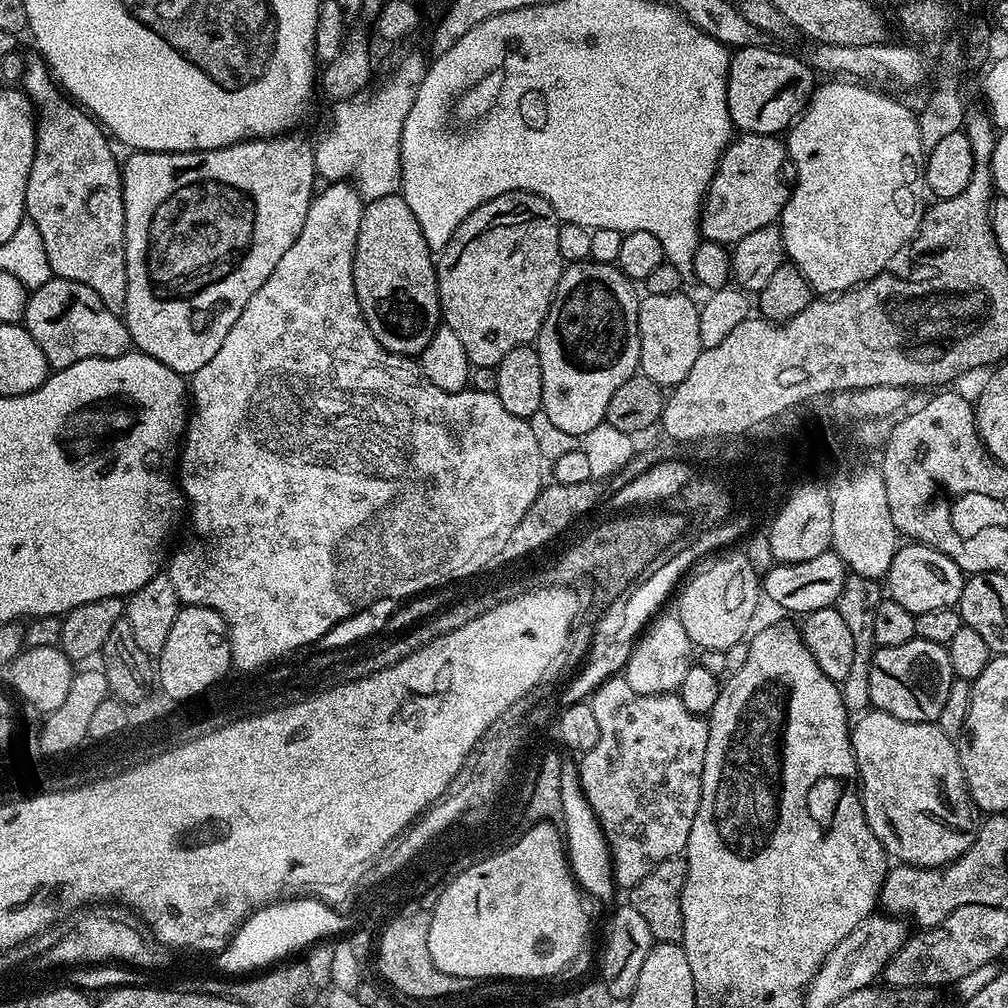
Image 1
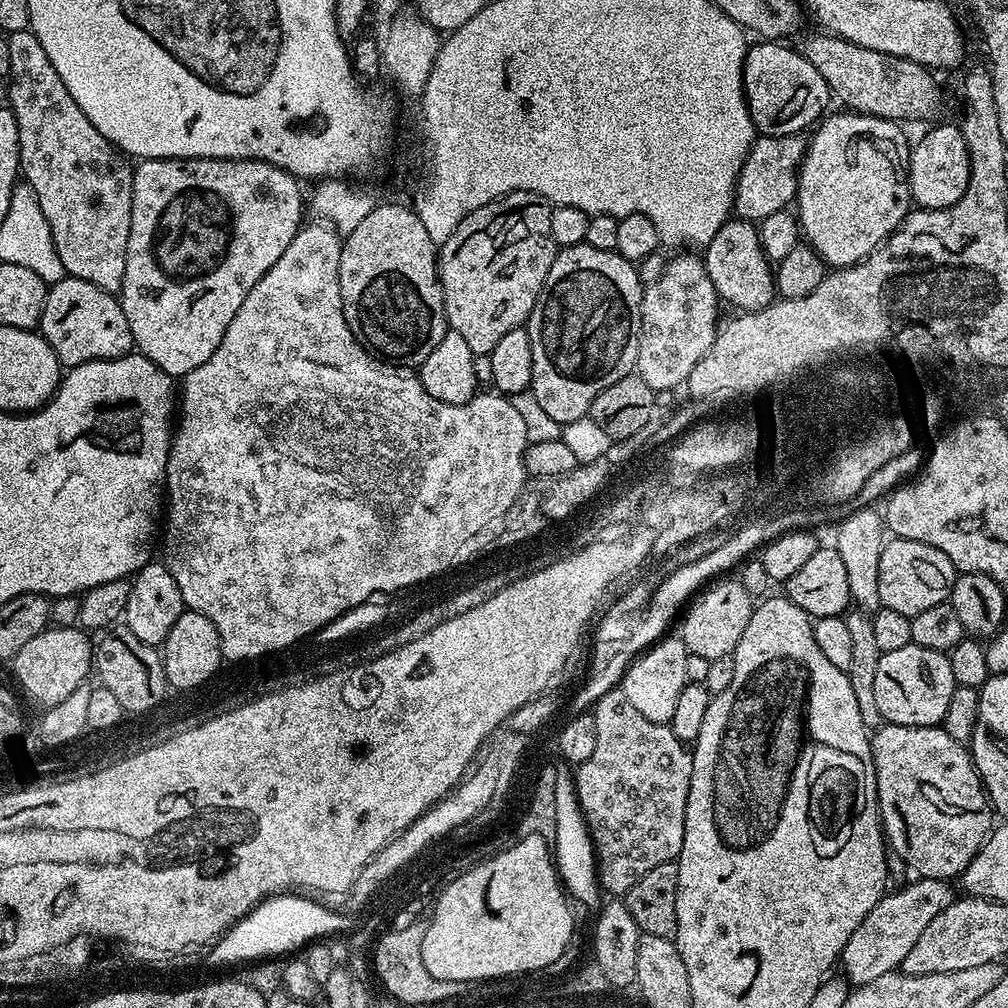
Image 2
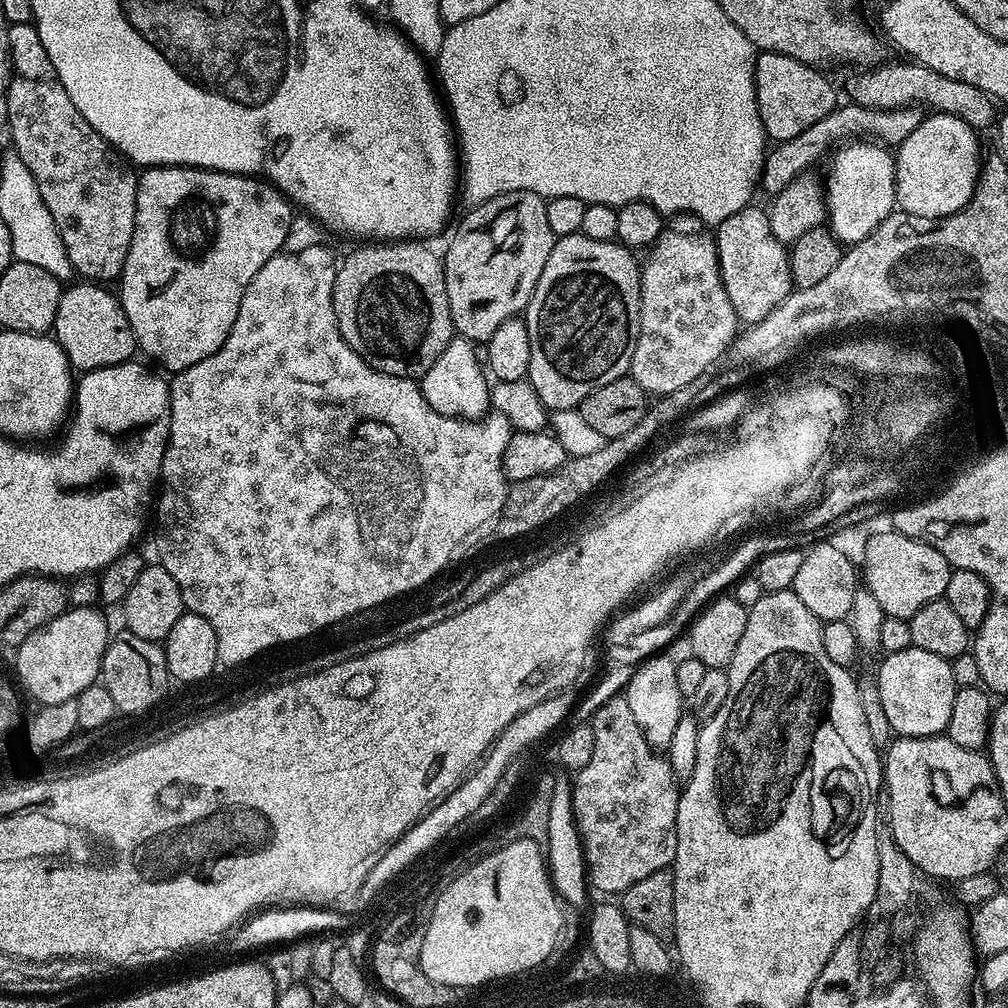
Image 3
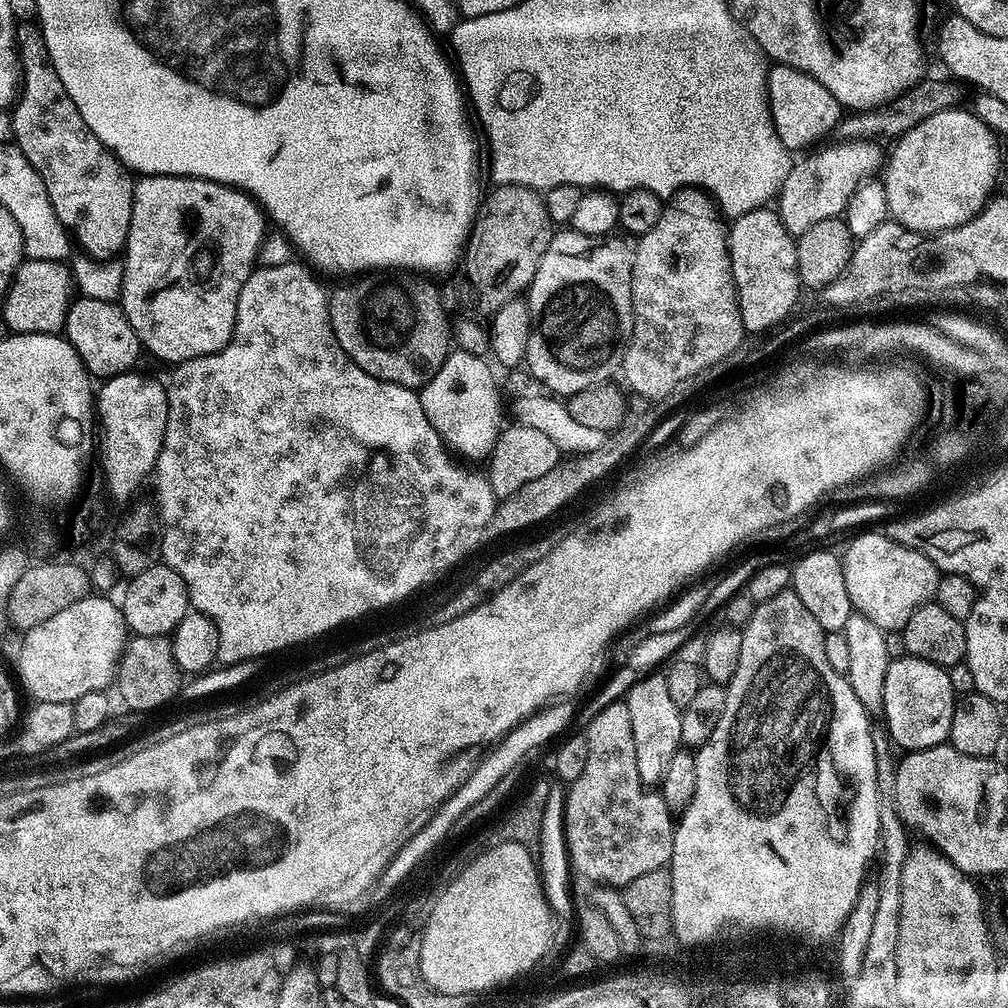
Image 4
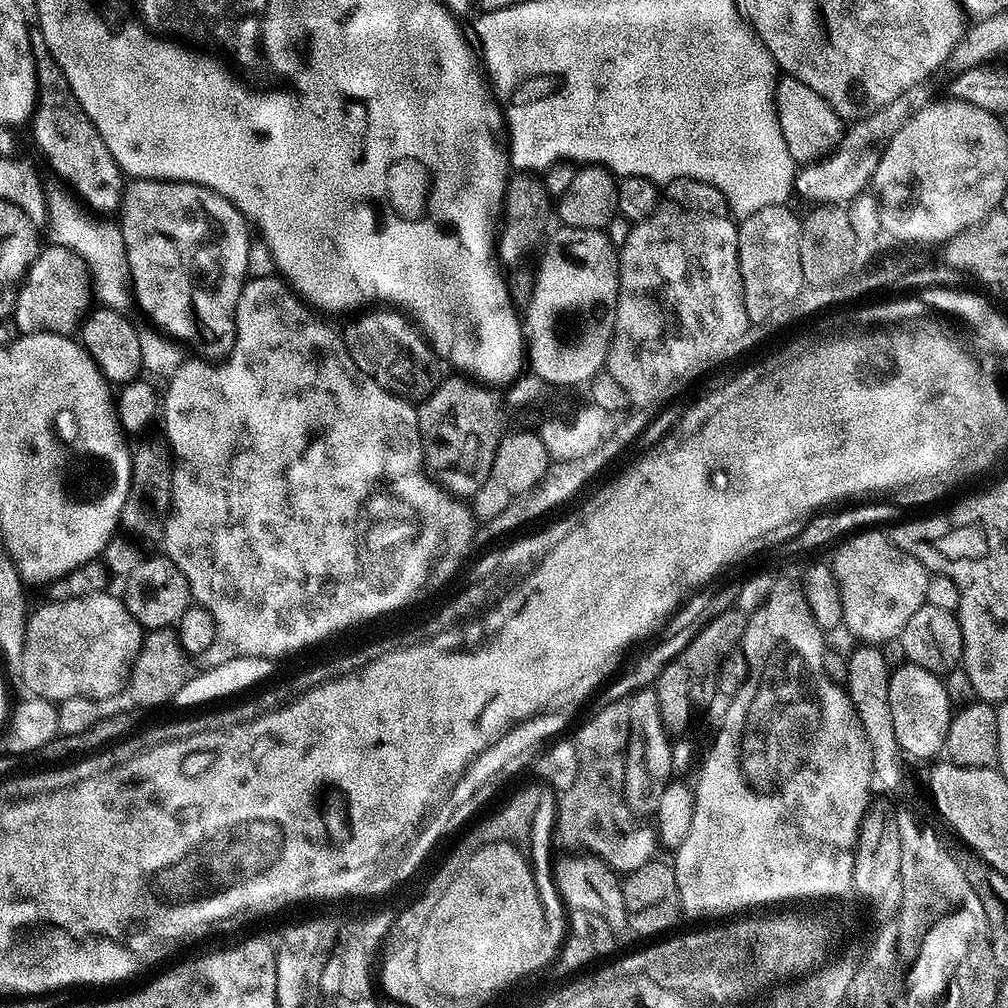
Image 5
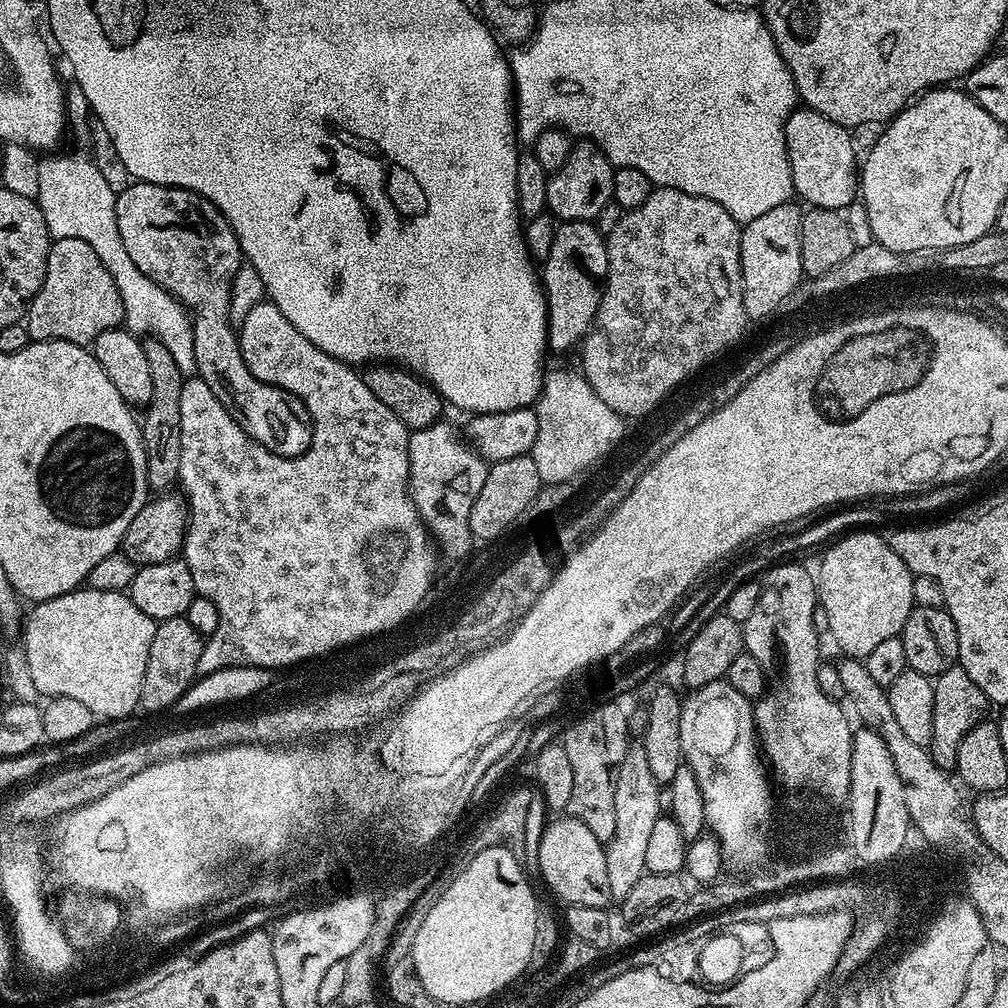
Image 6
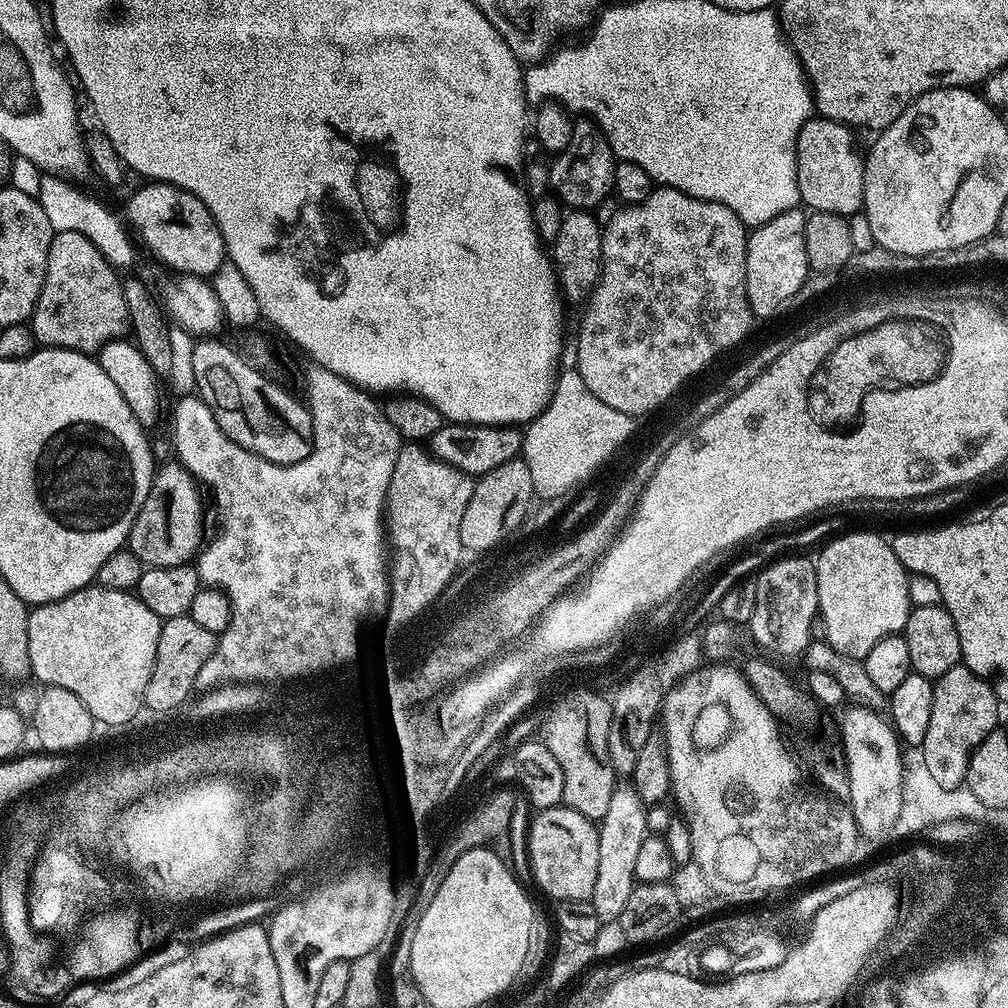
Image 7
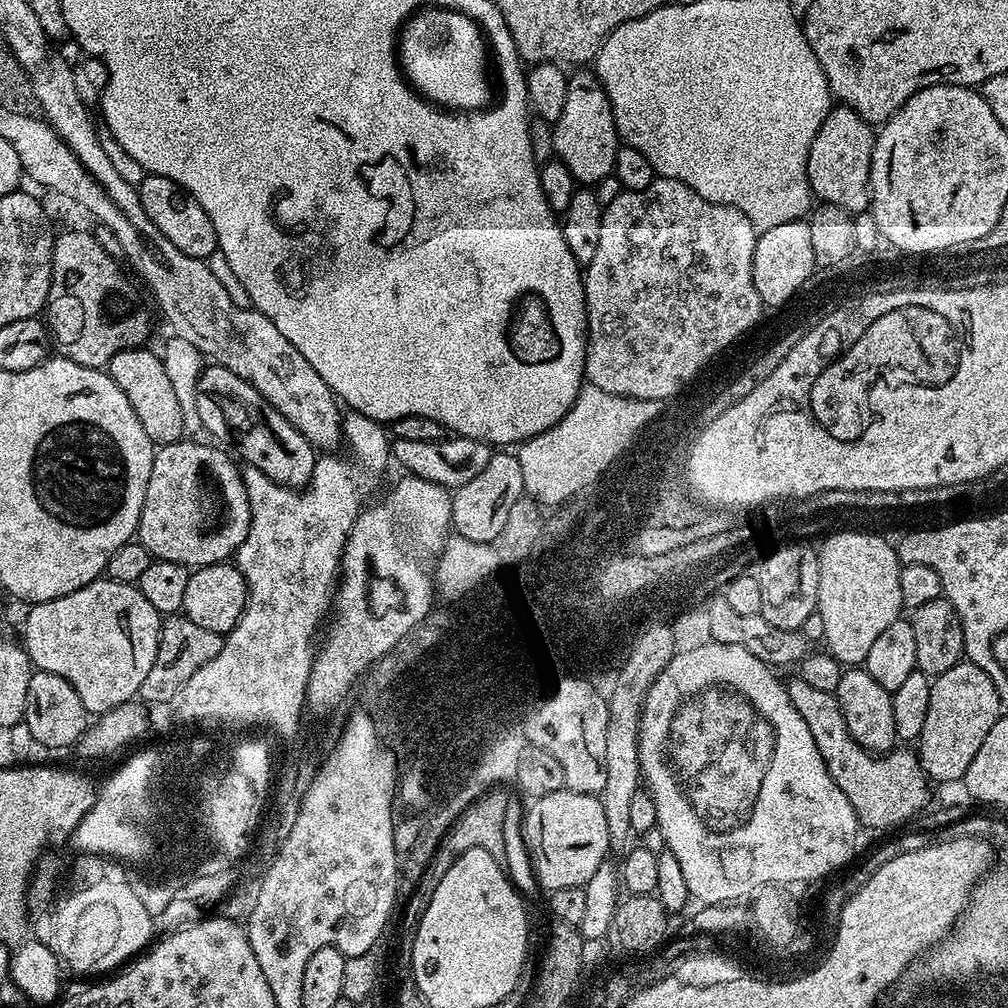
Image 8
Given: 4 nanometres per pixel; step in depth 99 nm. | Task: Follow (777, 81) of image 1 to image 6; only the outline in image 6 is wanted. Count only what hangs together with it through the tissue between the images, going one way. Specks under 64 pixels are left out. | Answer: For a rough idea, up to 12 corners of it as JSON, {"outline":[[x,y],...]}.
{"outline":[[813,108],[784,127],[792,187],[805,205],[858,196],[853,133]]}

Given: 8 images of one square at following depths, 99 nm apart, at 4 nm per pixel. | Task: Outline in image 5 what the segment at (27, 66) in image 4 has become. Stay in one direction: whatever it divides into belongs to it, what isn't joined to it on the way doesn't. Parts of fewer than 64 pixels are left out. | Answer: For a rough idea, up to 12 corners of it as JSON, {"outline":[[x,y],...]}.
{"outline":[[40,27],[30,129],[41,154],[93,209],[126,183]]}

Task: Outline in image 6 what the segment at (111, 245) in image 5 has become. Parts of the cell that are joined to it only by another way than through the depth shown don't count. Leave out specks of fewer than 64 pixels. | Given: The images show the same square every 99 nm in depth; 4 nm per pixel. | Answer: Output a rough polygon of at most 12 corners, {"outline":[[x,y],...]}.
{"outline":[[86,153],[38,162],[36,201],[53,239],[104,252],[117,191]]}

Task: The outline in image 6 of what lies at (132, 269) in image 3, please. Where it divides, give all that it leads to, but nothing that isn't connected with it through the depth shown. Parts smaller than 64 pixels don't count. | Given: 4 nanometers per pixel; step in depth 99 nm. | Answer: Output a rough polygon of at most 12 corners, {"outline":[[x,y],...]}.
{"outline":[[132,182],[133,260],[190,313],[195,375],[242,430],[300,456],[312,419],[246,366],[240,243],[205,196]]}

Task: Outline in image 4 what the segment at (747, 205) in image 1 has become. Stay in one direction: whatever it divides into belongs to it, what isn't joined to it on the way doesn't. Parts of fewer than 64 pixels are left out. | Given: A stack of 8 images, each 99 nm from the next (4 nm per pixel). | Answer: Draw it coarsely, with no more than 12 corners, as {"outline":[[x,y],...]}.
{"outline":[[952,78],[921,79],[878,108],[845,115],[846,140],[899,138],[965,103]]}

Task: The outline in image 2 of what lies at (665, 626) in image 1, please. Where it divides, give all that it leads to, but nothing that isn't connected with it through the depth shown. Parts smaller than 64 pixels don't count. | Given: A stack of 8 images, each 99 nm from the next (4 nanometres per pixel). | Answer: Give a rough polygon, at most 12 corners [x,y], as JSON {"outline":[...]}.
{"outline":[[661,639],[625,667],[622,691],[655,724],[674,718],[688,651]]}

